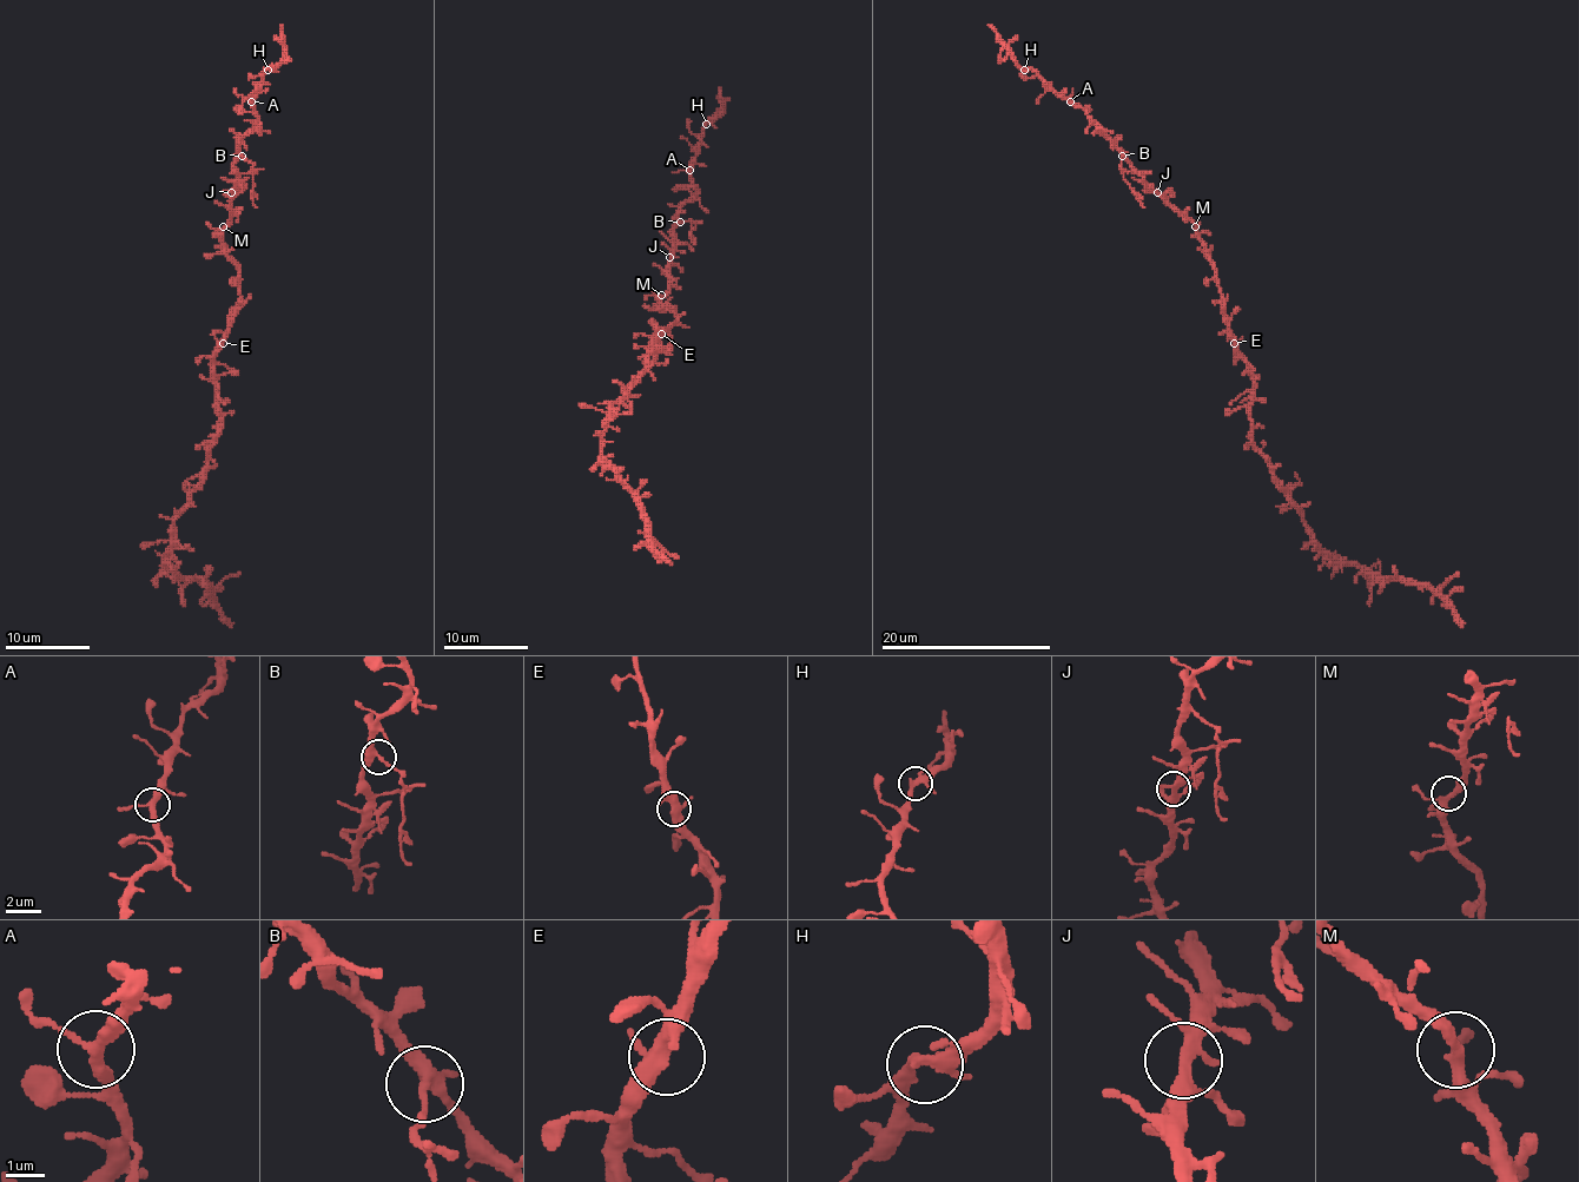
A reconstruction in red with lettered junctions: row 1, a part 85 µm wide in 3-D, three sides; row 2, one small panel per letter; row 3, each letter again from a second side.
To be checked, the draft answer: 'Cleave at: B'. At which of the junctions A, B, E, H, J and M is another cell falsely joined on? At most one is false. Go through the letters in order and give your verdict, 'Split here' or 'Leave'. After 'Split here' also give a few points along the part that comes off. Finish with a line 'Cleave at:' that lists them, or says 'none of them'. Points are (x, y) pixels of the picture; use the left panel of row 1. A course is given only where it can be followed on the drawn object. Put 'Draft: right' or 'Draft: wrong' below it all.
A: Leave
B: Split here. Course of the part to remove: (242, 157), (252, 165), (252, 203), (257, 207)
E: Leave
H: Leave
J: Leave
M: Leave
Cleave at: B
Draft: right

